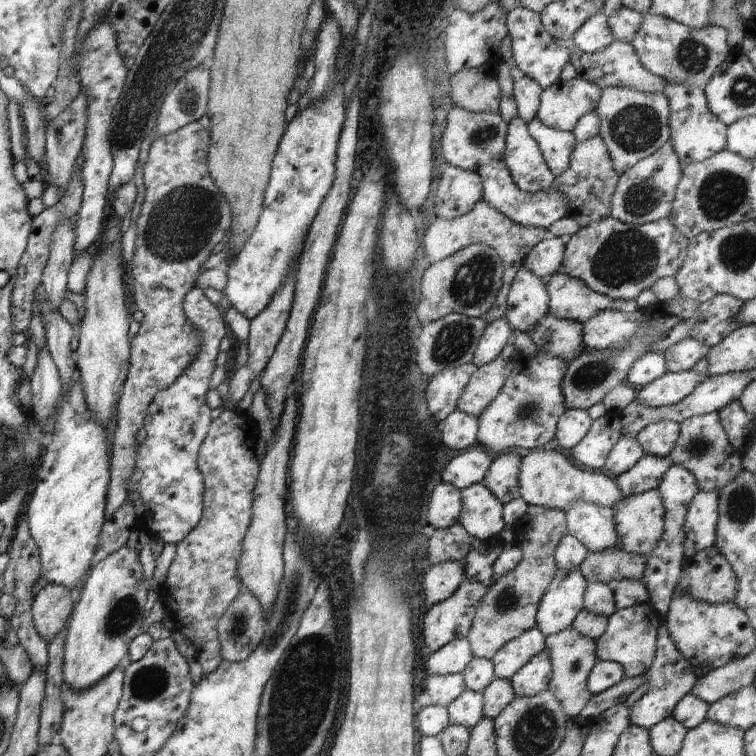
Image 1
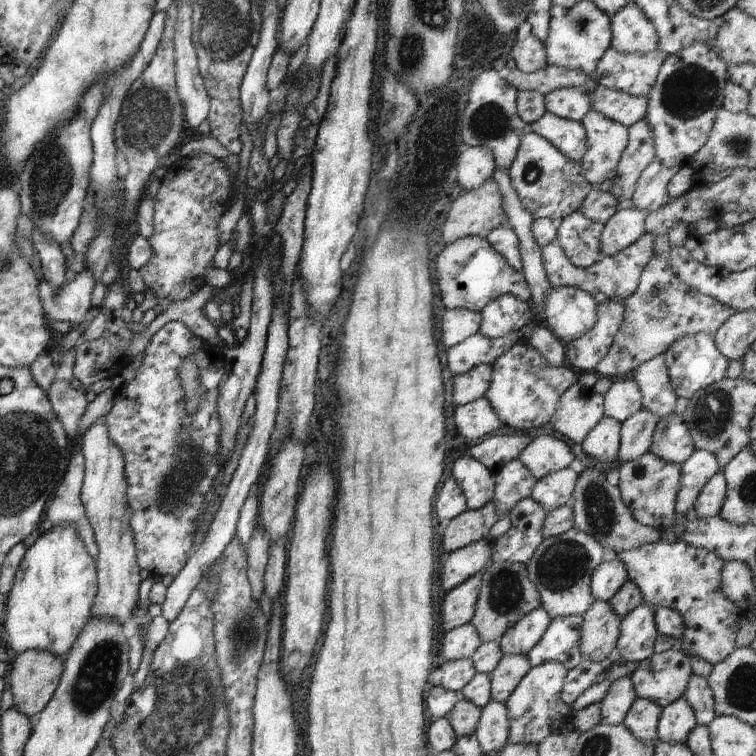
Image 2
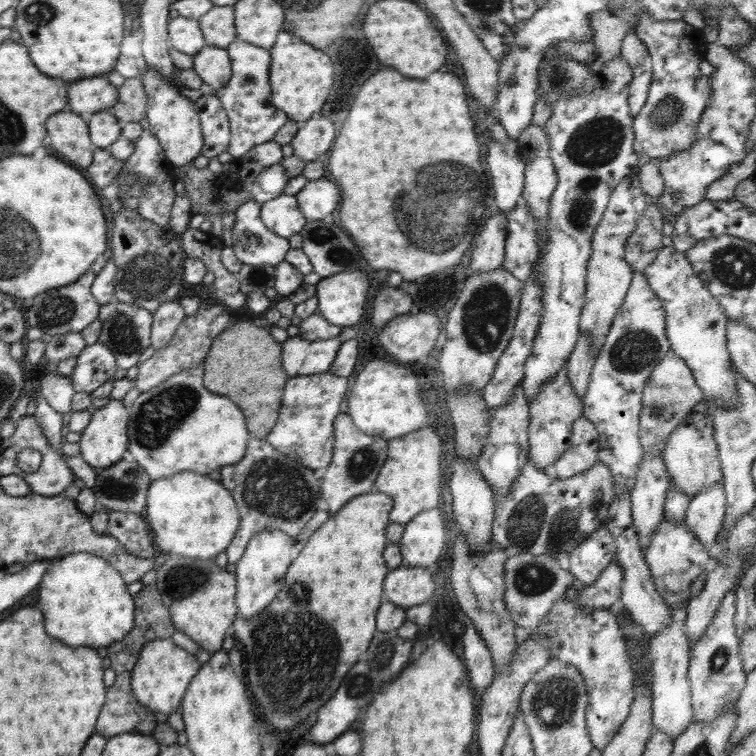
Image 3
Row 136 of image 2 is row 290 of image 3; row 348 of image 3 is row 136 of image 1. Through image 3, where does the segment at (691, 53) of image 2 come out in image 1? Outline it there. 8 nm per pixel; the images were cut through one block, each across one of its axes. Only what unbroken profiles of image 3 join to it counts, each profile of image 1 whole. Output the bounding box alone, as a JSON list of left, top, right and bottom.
[662,80,727,166]

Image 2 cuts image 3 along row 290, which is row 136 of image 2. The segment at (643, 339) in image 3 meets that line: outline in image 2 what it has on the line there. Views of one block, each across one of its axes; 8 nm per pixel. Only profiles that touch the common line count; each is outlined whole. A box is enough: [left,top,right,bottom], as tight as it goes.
[610,118,655,202]

